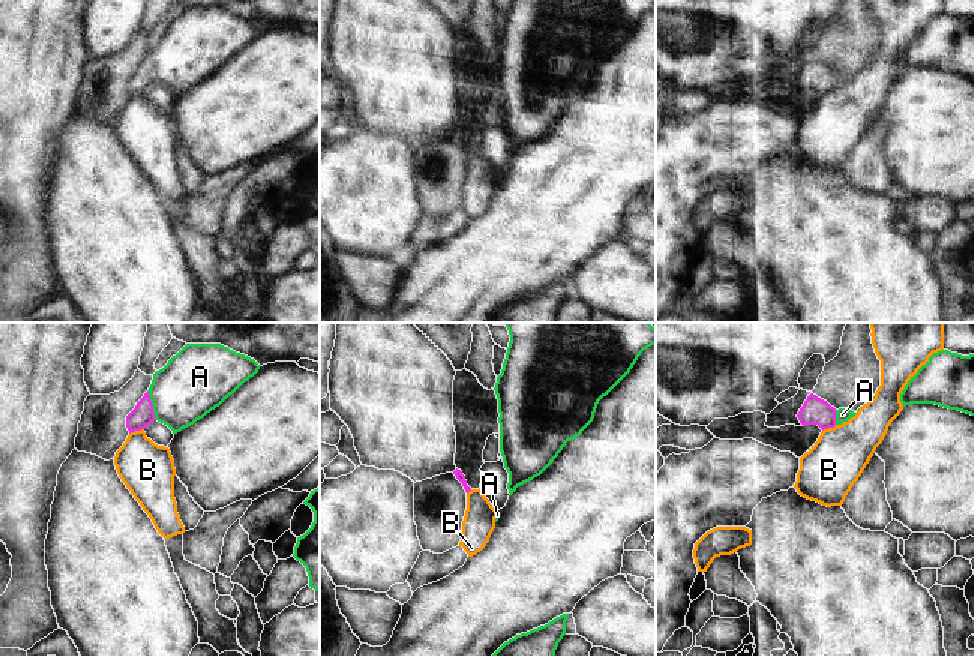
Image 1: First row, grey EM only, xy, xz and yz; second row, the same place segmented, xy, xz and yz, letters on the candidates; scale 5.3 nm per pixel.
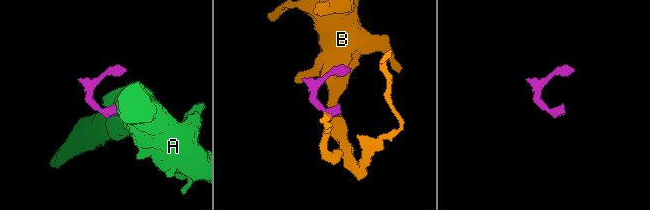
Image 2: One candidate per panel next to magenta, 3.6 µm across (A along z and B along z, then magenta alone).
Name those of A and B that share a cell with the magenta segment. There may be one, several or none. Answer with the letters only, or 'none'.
A.

